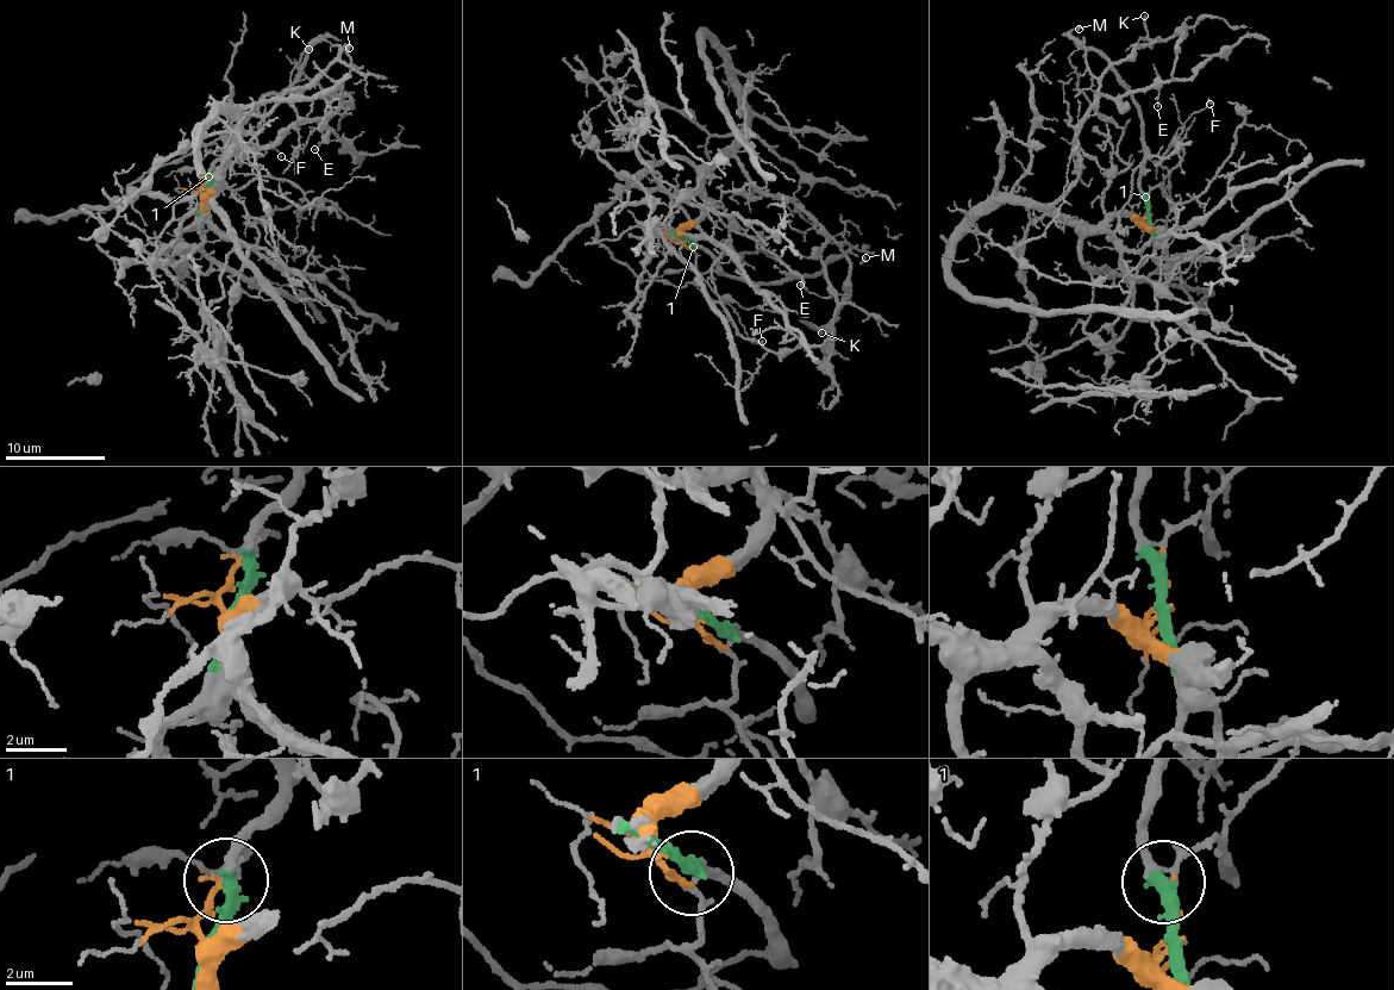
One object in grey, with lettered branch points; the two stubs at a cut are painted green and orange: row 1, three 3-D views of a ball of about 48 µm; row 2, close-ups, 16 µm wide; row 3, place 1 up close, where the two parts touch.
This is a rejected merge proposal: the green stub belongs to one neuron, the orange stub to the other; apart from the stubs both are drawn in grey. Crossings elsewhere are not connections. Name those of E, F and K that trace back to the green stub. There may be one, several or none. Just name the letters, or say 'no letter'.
F

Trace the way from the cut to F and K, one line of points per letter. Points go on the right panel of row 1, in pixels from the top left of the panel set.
F: (1149, 215), (1142, 191), (1144, 156), (1156, 161), (1163, 156), (1180, 128), (1208, 101), (1211, 104)
K: (1146, 217), (1082, 226), (1054, 209), (1077, 174), (1075, 143), (1105, 70), (1160, 42), (1146, 37), (1145, 14)

